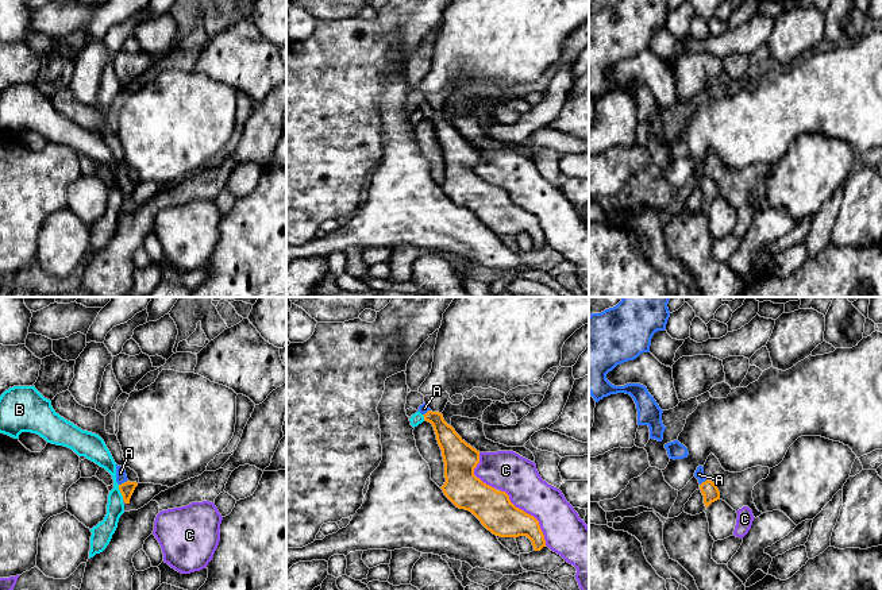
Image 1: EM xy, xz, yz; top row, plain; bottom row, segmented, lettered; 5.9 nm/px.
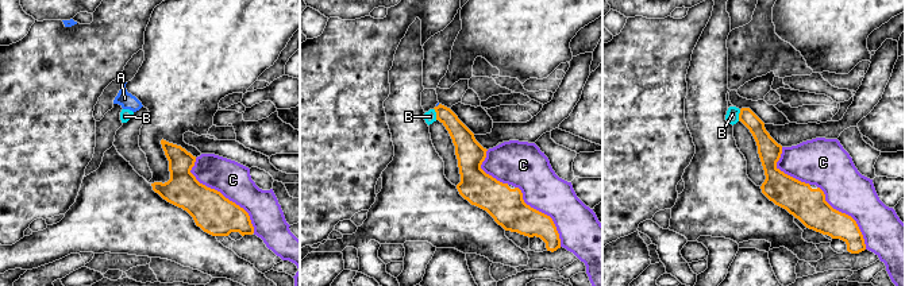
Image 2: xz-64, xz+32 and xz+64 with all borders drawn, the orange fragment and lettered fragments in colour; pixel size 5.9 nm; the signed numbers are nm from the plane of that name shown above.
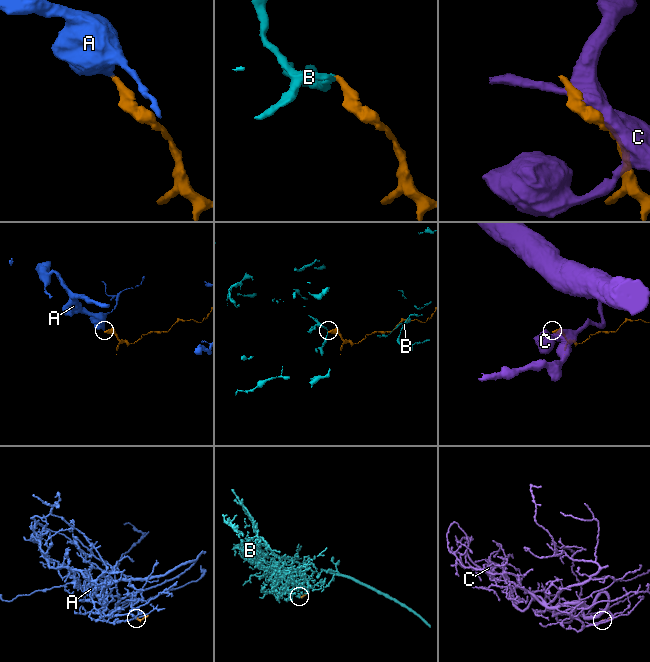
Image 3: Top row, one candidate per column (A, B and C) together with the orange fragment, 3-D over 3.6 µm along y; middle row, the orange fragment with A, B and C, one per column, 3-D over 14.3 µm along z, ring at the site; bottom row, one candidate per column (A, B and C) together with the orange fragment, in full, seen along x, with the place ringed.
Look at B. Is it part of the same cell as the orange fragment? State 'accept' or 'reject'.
reject

